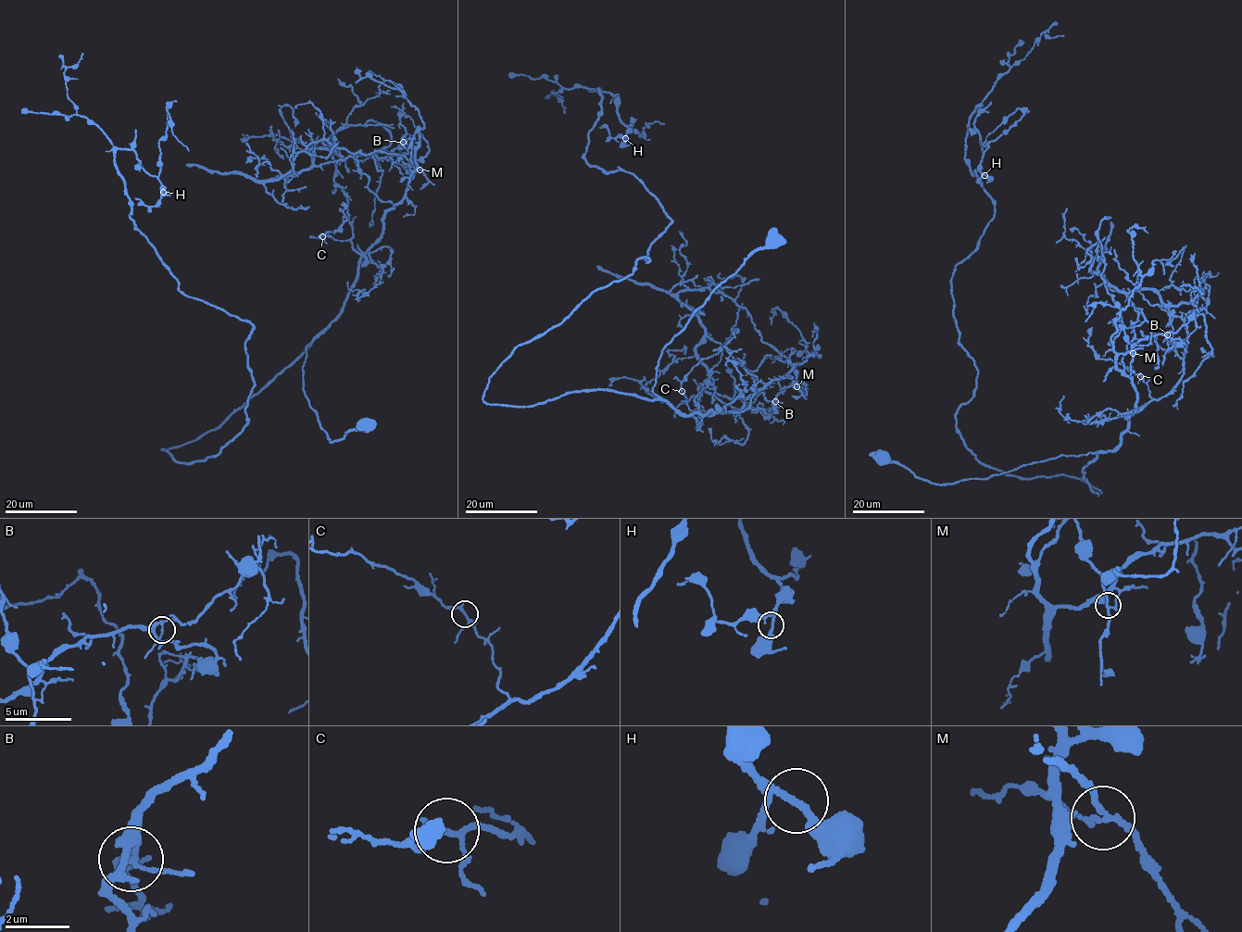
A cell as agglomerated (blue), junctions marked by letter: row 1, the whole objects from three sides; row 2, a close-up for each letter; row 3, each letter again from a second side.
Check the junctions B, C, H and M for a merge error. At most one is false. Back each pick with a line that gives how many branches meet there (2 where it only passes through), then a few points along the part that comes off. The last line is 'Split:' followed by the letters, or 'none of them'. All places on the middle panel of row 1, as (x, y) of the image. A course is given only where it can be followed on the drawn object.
M: 3 | (796, 386), (746, 308), (708, 287), (681, 291), (704, 330), (703, 389), (748, 433), (743, 444), (715, 439)
Split: M

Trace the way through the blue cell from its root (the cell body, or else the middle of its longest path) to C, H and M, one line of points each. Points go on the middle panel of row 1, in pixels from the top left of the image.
C: (777, 238), (759, 246), (714, 290), (662, 350), (653, 393), (688, 415), (712, 412), (699, 417), (682, 391)
H: (777, 238), (662, 350), (655, 400), (485, 403), (512, 350), (671, 222), (587, 162), (598, 88), (625, 138)
M: (777, 238), (714, 290), (666, 346), (652, 391), (688, 415), (738, 410), (784, 374), (796, 386)

